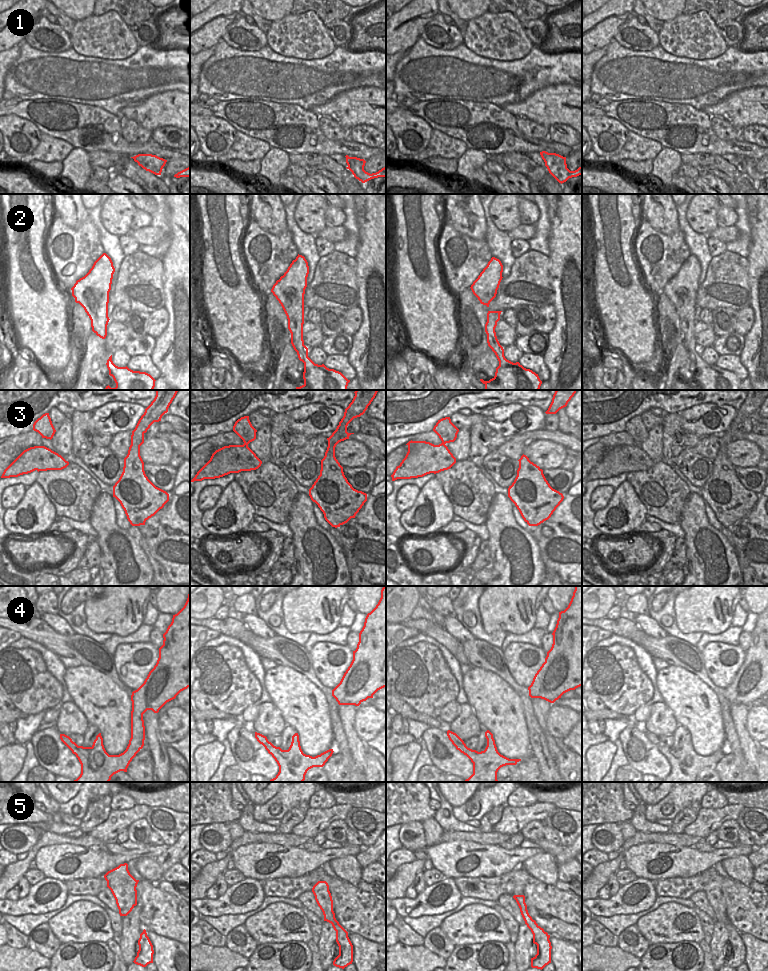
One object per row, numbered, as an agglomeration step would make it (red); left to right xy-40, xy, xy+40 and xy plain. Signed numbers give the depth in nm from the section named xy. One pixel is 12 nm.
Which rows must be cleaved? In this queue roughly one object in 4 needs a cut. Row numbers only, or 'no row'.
no row

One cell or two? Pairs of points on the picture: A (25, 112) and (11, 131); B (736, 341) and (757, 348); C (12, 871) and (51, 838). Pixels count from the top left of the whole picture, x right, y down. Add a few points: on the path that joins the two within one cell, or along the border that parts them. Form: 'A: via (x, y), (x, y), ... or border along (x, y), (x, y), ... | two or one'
A: border along (10, 113), (29, 120), (40, 131) | two
B: border along (744, 336), (744, 347), (739, 356) | two
C: via (22, 865), (41, 843) | one

